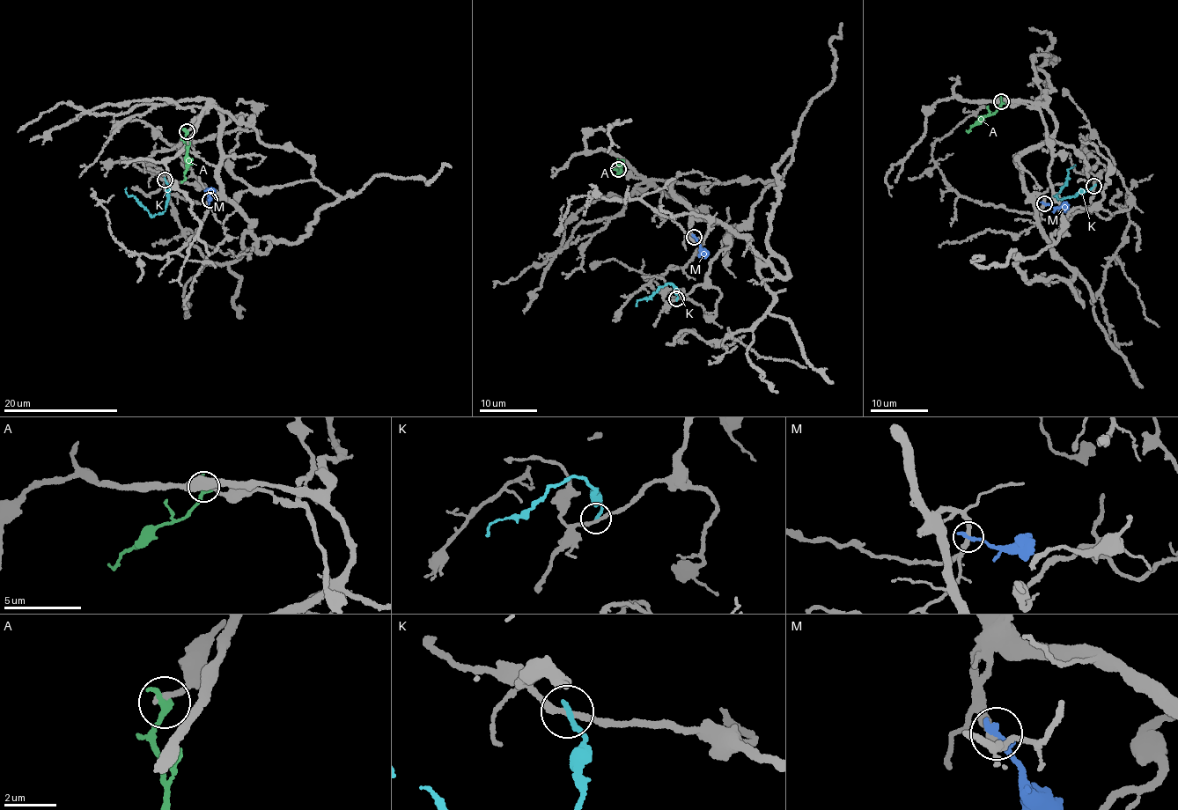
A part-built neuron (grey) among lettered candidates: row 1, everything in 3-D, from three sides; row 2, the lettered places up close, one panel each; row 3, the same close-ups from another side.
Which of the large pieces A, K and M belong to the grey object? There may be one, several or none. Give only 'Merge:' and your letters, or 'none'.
Merge: none

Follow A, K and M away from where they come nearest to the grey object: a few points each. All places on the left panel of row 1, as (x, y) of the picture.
A: (187, 132), (184, 139), (188, 163), (181, 180)
K: (165, 180), (170, 189), (161, 212), (151, 215), (128, 195), (126, 187)
M: (209, 200), (211, 187)

